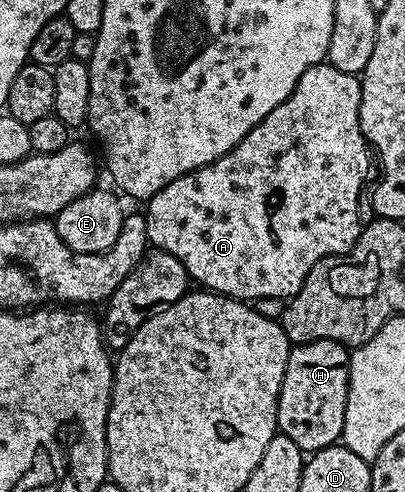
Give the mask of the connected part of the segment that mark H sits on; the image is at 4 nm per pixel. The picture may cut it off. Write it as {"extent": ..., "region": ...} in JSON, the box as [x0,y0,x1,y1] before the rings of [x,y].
{"extent":[278,339,350,453],"region":[[[321,339],[291,346],[278,394],[278,431],[292,437],[303,453],[333,447],[342,438],[350,383],[350,351],[342,343]]]}

